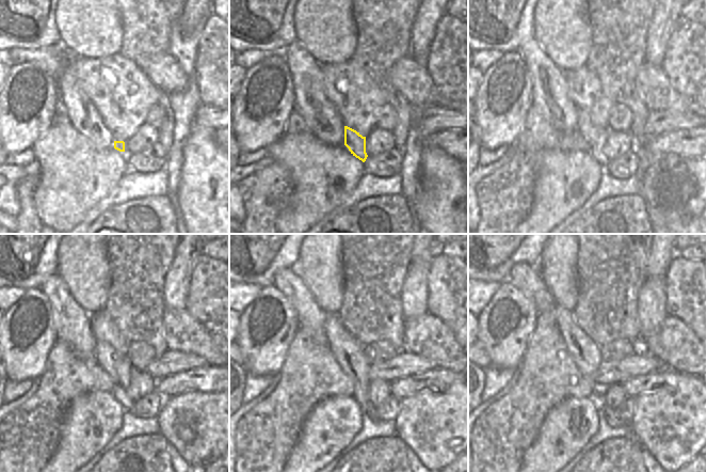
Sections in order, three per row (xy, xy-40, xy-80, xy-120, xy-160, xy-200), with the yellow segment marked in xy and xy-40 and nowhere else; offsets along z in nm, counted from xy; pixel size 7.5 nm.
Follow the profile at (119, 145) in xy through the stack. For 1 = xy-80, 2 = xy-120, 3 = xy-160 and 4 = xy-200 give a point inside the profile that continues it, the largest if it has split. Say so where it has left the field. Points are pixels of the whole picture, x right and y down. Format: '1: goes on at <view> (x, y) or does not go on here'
1: goes on at xy-80 (596, 137)
2: goes on at xy-120 (116, 365)
3: goes on at xy-160 (349, 354)
4: goes on at xy-200 (585, 352)

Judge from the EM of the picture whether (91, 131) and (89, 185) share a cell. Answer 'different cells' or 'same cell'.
different cells

